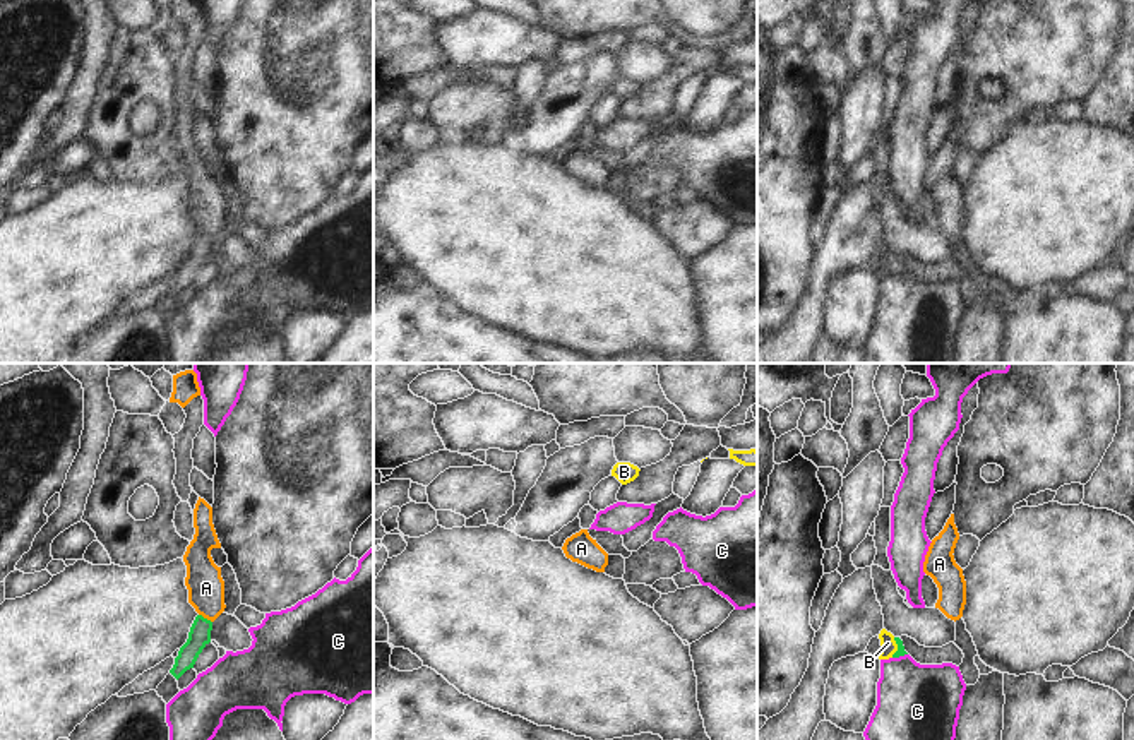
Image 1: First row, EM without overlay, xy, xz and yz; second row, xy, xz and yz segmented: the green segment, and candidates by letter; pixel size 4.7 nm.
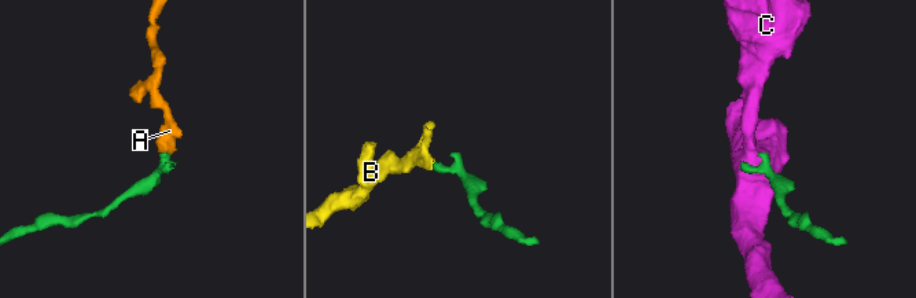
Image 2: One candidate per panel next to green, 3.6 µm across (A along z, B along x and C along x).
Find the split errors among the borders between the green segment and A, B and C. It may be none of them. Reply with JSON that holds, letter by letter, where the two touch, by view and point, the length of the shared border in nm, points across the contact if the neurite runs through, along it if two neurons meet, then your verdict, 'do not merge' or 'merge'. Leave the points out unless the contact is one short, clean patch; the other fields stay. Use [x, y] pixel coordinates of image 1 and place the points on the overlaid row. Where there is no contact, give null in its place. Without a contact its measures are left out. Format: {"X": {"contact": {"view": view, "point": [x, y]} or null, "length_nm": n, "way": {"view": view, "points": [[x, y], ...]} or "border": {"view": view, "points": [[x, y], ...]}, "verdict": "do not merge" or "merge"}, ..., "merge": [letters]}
{"A": {"contact": {"view": "xy", "point": [206, 619]}, "length_nm": 80, "border": {"view": "xy", "points": [[199, 614], [211, 622]]}, "verdict": "do not merge"}, "B": {"contact": {"view": "yz", "point": [898, 648]}, "length_nm": 100, "way": {"view": "yz", "points": [[900, 651], [898, 648], [888, 643]]}, "verdict": "merge"}, "C": {"contact": {"view": "yz", "point": [900, 655]}, "length_nm": 80, "border": {"view": "yz", "points": [[907, 653], [893, 658]]}, "verdict": "do not merge"}, "merge": ["B"]}

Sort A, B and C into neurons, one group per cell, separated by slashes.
A / B / C

